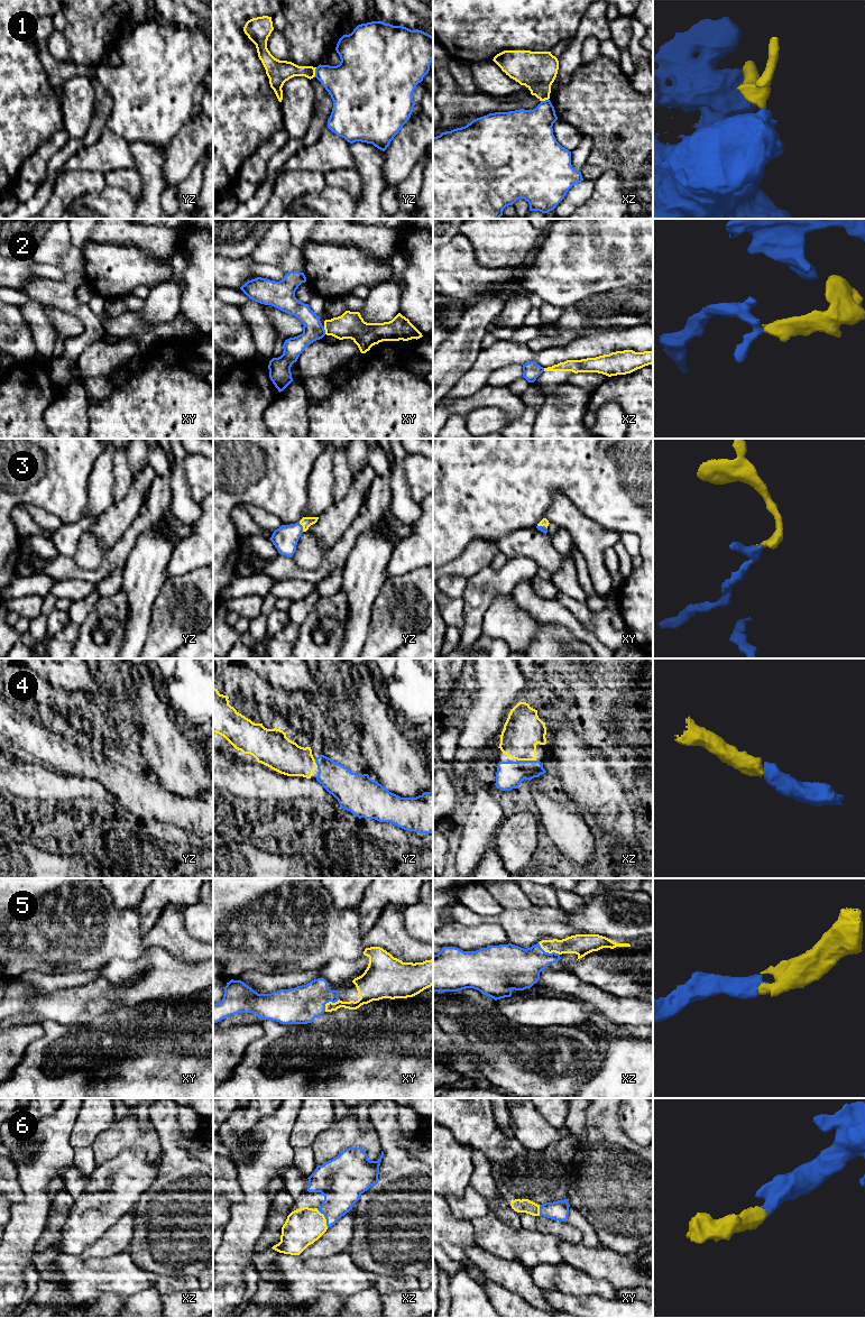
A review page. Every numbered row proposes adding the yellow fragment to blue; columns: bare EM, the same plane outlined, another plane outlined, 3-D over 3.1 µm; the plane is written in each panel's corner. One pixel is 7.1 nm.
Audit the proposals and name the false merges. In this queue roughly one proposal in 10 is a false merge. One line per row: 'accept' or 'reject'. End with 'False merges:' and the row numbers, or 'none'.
1: reject
2: reject
3: accept
4: accept
5: accept
6: accept
False merges: 1, 2

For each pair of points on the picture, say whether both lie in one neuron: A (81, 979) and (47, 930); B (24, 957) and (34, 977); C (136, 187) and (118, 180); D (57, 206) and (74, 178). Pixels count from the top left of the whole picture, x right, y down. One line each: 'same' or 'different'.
A: different
B: different
C: same
D: same

